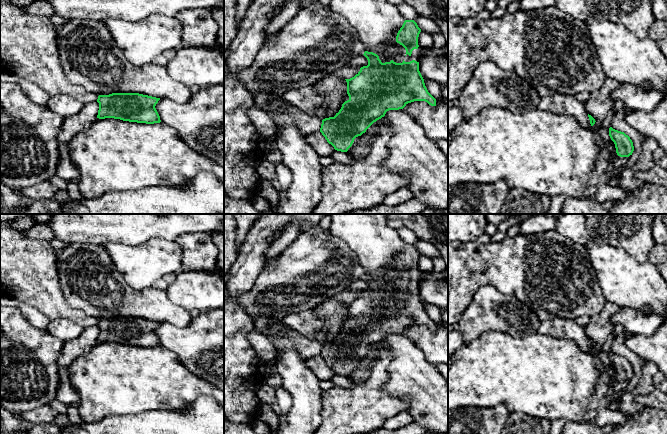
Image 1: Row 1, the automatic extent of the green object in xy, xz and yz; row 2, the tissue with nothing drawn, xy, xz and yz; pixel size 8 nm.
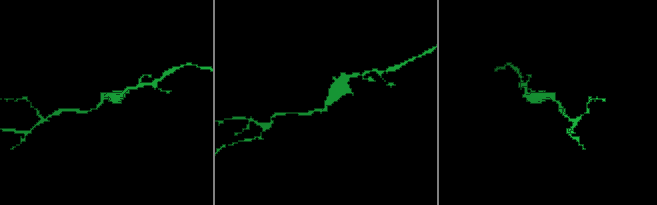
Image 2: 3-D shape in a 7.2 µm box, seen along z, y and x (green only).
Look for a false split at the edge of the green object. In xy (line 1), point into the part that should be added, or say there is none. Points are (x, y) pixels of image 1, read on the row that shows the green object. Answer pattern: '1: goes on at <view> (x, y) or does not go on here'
1: does not go on here

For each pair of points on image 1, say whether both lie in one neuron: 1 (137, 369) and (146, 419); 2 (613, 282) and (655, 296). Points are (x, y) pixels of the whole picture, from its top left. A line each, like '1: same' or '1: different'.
1: different
2: same

